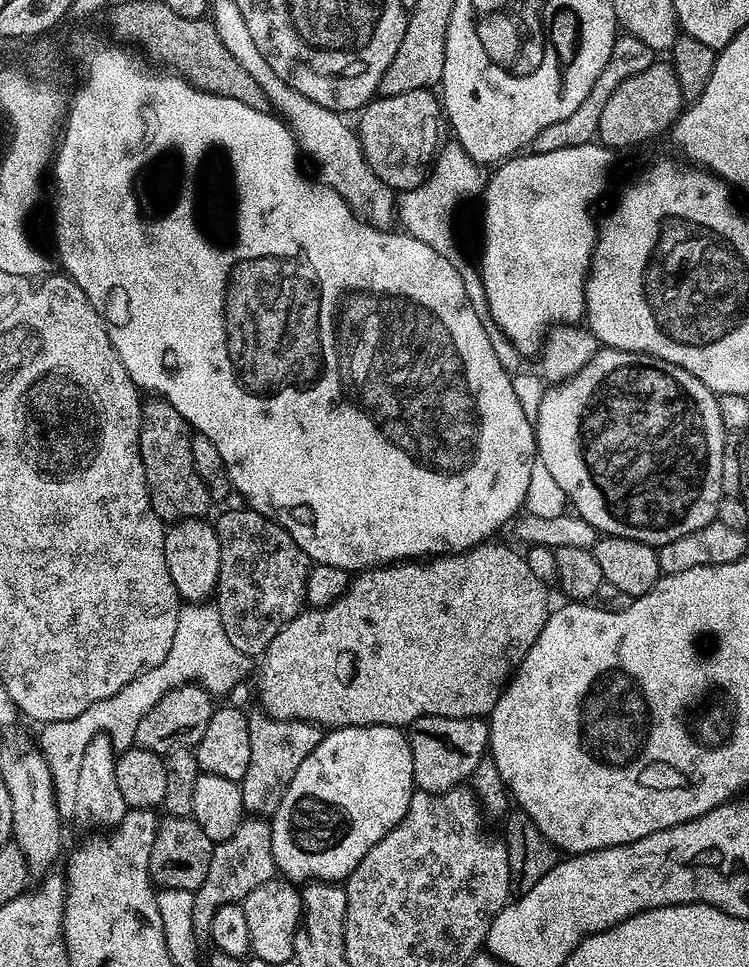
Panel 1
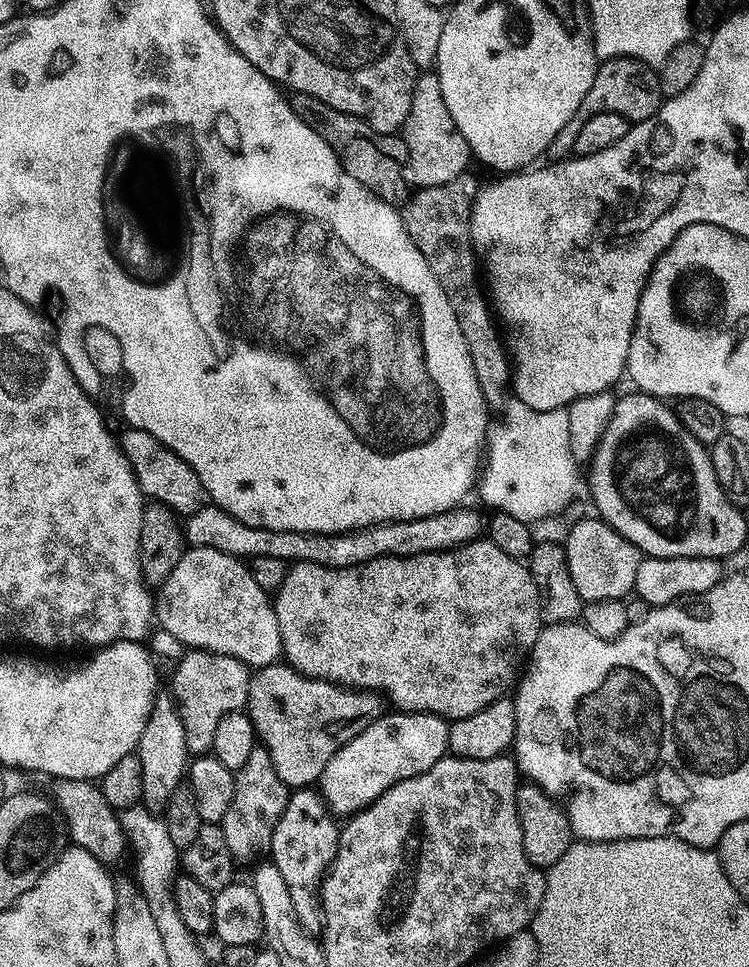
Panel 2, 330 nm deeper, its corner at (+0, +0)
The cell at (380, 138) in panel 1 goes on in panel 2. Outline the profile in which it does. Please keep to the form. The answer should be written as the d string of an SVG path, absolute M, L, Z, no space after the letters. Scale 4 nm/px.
M428 70L417 75L414 98L410 102L410 114L402 135L408 151L408 167L404 169L404 177L409 185L417 189L442 186L461 179L467 173L464 171L473 154L468 149L466 138L462 138L462 130L458 130L454 118L450 118L446 98L442 98L442 82L438 82L435 71Z

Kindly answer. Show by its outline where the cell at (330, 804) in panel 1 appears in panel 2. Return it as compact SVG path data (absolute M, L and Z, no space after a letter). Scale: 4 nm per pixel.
M401 712L380 716L358 738L346 742L322 770L318 791L337 817L347 818L374 803L383 792L406 778L414 778L448 752L449 721L429 712Z

